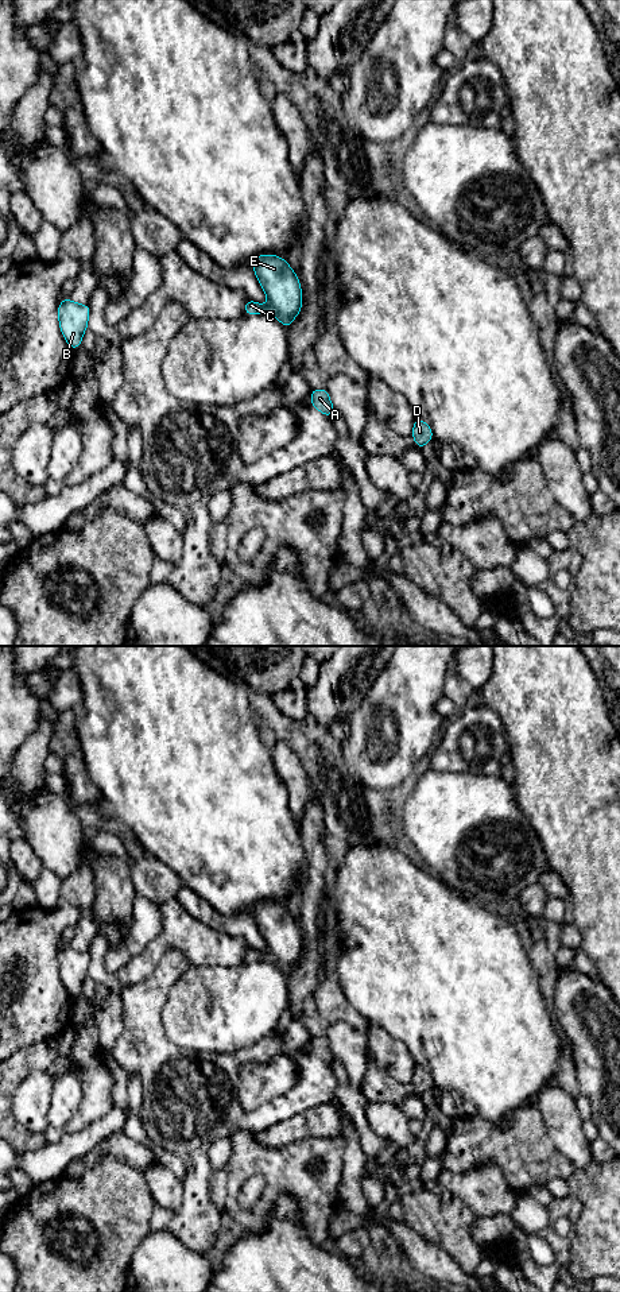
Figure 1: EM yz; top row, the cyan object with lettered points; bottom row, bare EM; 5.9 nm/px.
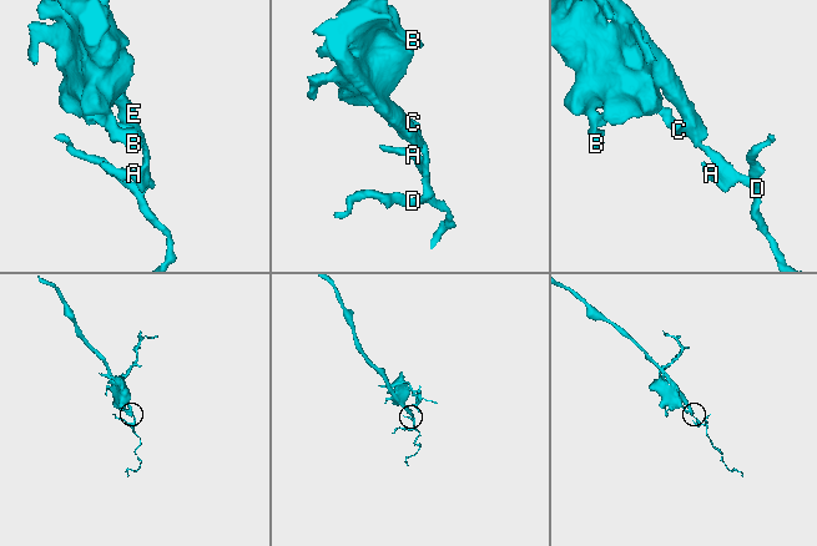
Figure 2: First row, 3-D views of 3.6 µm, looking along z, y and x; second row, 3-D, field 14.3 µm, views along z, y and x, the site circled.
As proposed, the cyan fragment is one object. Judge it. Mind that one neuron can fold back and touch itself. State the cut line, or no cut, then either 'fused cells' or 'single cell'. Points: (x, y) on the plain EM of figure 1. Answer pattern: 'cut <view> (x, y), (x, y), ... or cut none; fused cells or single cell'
cut yz (270, 951), (290, 967); fused cells

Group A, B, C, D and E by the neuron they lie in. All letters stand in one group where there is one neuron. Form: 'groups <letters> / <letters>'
groups A B C D / E

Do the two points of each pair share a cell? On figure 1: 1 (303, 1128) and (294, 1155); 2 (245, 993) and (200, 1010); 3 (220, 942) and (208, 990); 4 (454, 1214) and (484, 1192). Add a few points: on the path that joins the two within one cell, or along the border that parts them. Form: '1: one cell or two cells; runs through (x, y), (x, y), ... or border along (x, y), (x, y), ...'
1: two cells; border along (330, 1136), (301, 1137), (282, 1147), (268, 1147)
2: one cell; runs through (235, 1004), (228, 1009), (219, 1009), (210, 1017)
3: two cells; border along (244, 962), (236, 966), (192, 967)
4: two cells; border along (453, 1196), (458, 1198), (477, 1217)

